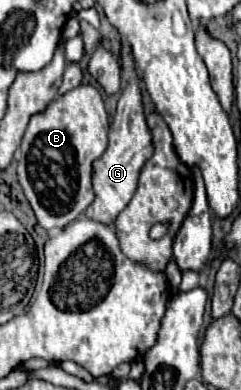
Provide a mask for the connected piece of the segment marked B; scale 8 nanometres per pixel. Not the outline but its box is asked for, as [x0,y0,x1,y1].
[18,85,108,231]

